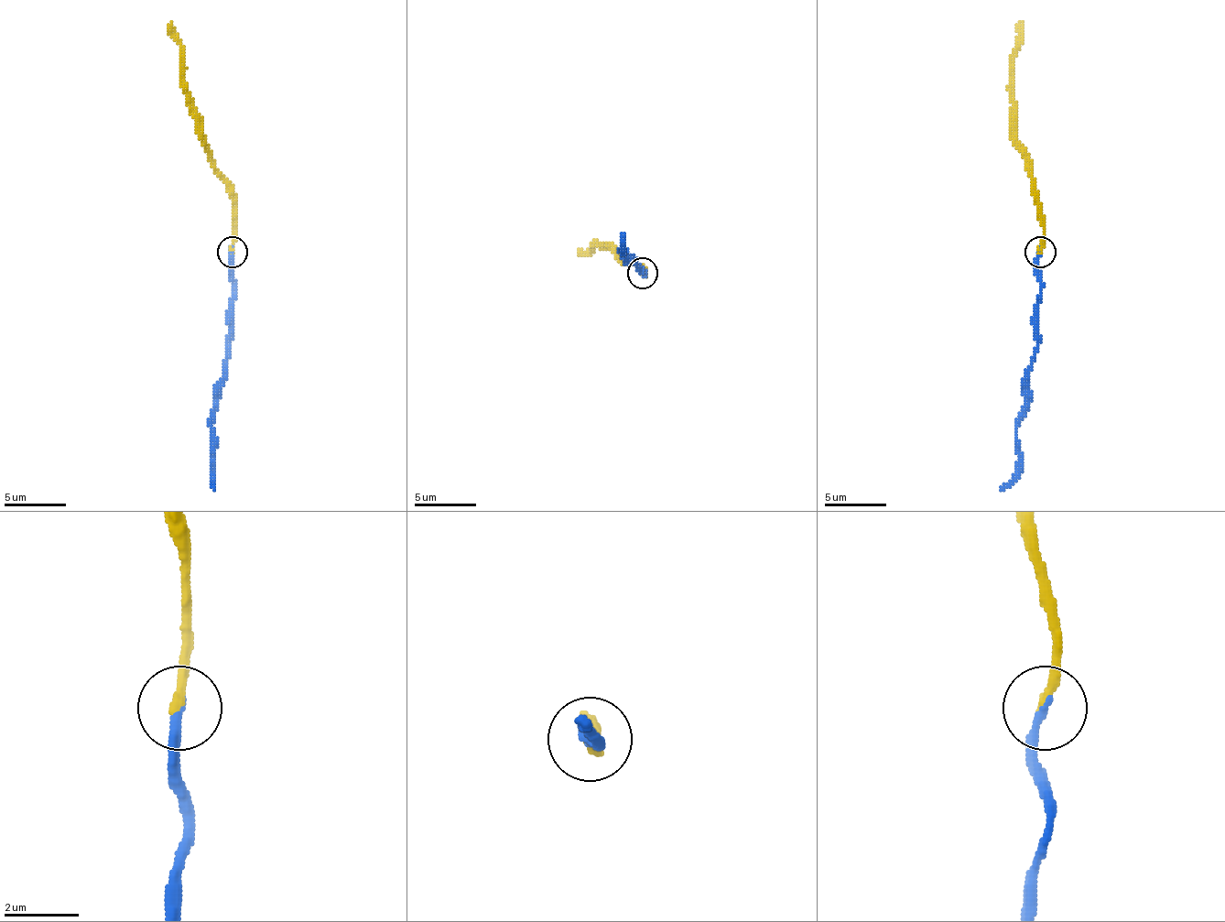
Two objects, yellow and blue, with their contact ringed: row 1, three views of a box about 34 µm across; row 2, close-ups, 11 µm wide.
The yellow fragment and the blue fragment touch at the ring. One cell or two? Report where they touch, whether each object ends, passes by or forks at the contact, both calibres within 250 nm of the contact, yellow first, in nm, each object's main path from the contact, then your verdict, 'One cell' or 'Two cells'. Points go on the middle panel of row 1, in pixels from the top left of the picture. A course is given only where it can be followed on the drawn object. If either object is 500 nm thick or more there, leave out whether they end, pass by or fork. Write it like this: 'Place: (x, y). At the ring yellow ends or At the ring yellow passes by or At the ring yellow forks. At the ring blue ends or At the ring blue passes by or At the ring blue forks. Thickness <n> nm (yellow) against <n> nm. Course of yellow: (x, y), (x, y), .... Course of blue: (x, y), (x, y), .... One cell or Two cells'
Place: (642, 273). At the ring yellow ends. At the ring blue ends. Thickness 260 nm (yellow) against 240 nm. Course of yellow: (643, 274), (643, 270), (612, 249), (593, 245), (581, 255). Course of blue: (643, 274), (622, 249), (622, 252), (624, 233). One cell

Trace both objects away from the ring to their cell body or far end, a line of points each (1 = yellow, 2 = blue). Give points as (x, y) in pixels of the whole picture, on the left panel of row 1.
1: (233, 253), (233, 191), (202, 138), (202, 117), (183, 80), (183, 49), (171, 21)
2: (233, 253), (233, 339), (211, 428), (214, 490)

